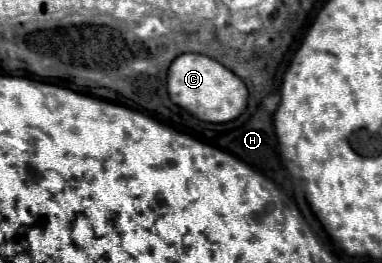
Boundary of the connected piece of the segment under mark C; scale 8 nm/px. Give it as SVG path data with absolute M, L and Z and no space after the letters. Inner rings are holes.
M183 53L169 65L167 91L175 105L209 123L227 123L237 119L245 111L249 95L245 83L233 71L201 53Z

